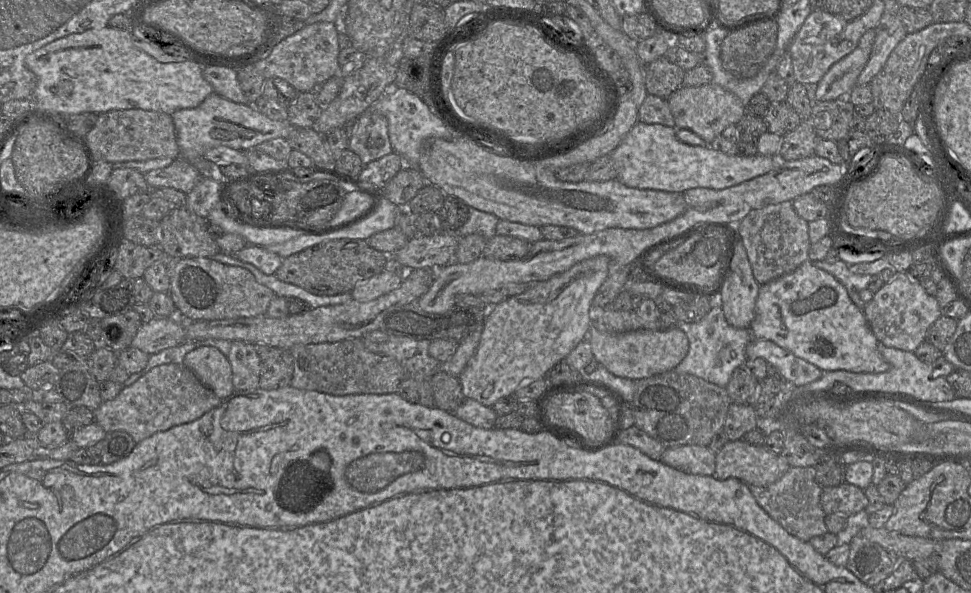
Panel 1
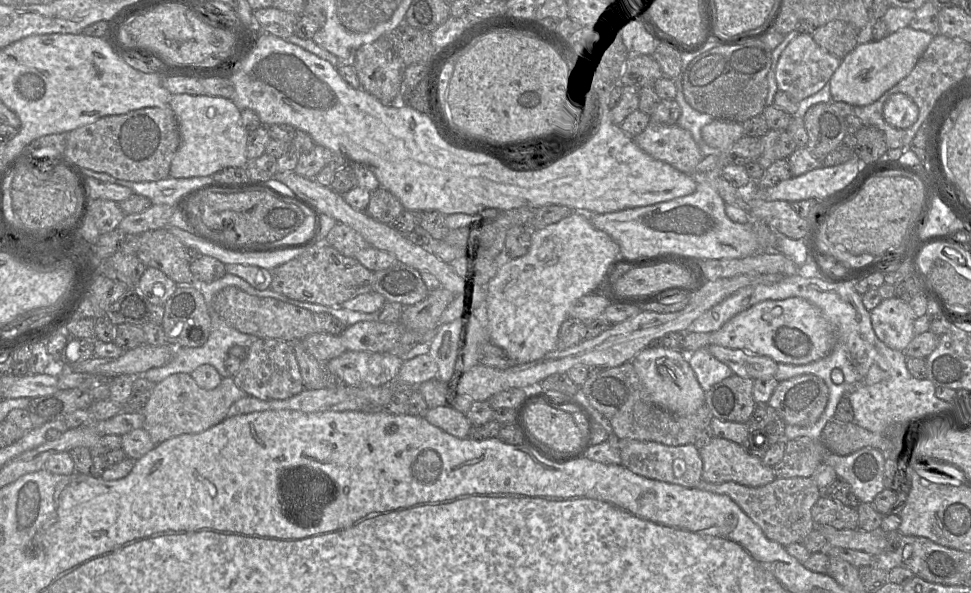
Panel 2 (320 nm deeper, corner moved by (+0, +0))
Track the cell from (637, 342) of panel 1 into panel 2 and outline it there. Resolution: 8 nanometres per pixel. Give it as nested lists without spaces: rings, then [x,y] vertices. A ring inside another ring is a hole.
[[[800,297],[765,300],[737,314],[711,333],[684,333],[681,351],[693,353],[710,345],[770,357],[778,364],[804,365],[825,357],[834,346],[833,329],[819,308]]]

